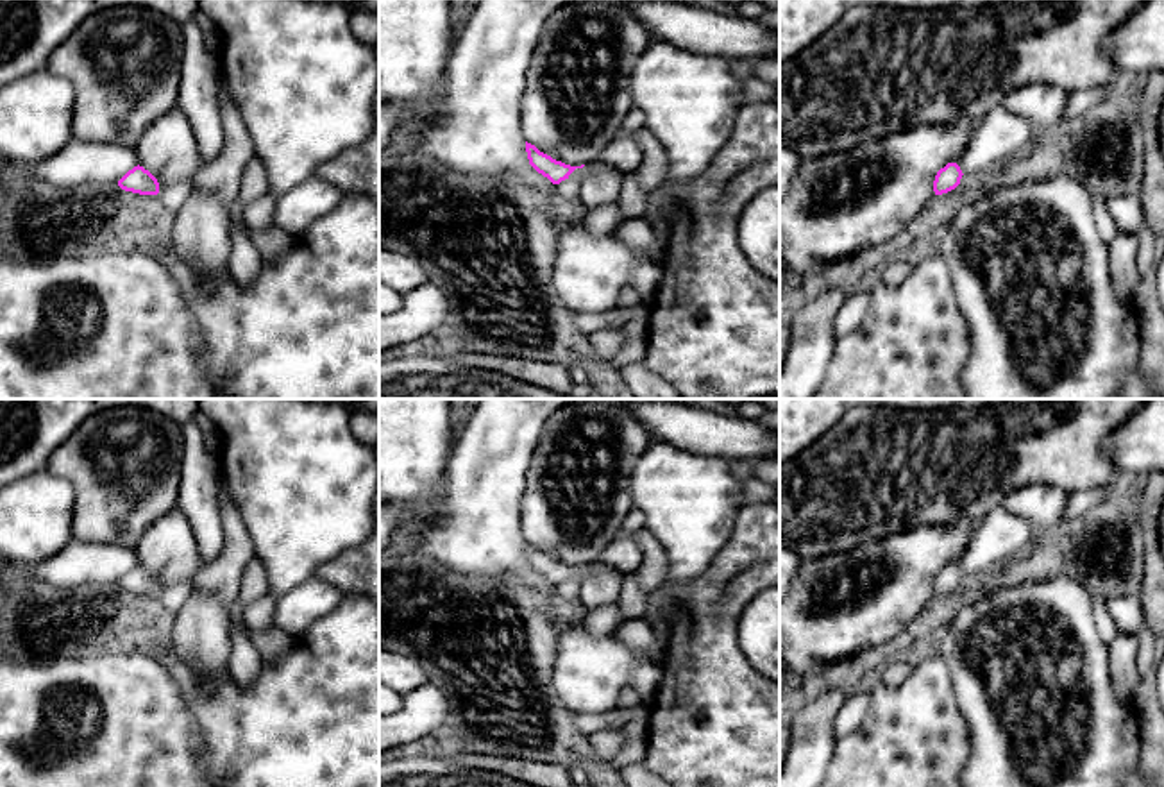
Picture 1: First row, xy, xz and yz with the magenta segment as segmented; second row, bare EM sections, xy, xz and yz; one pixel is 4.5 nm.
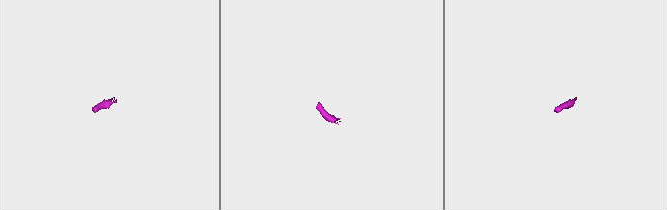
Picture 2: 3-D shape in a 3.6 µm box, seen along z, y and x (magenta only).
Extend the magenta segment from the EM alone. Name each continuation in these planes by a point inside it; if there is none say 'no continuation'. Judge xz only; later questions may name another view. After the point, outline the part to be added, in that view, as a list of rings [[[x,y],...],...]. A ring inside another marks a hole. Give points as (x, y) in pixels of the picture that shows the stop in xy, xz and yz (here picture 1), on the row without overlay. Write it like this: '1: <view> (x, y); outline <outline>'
1: xz (587, 571); outline [[[597,560],[594,563],[585,565],[583,569],[576,569],[569,578],[574,578],[581,583],[583,580],[590,578],[592,574],[603,572],[603,571],[617,571],[617,569]]]

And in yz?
no continuation

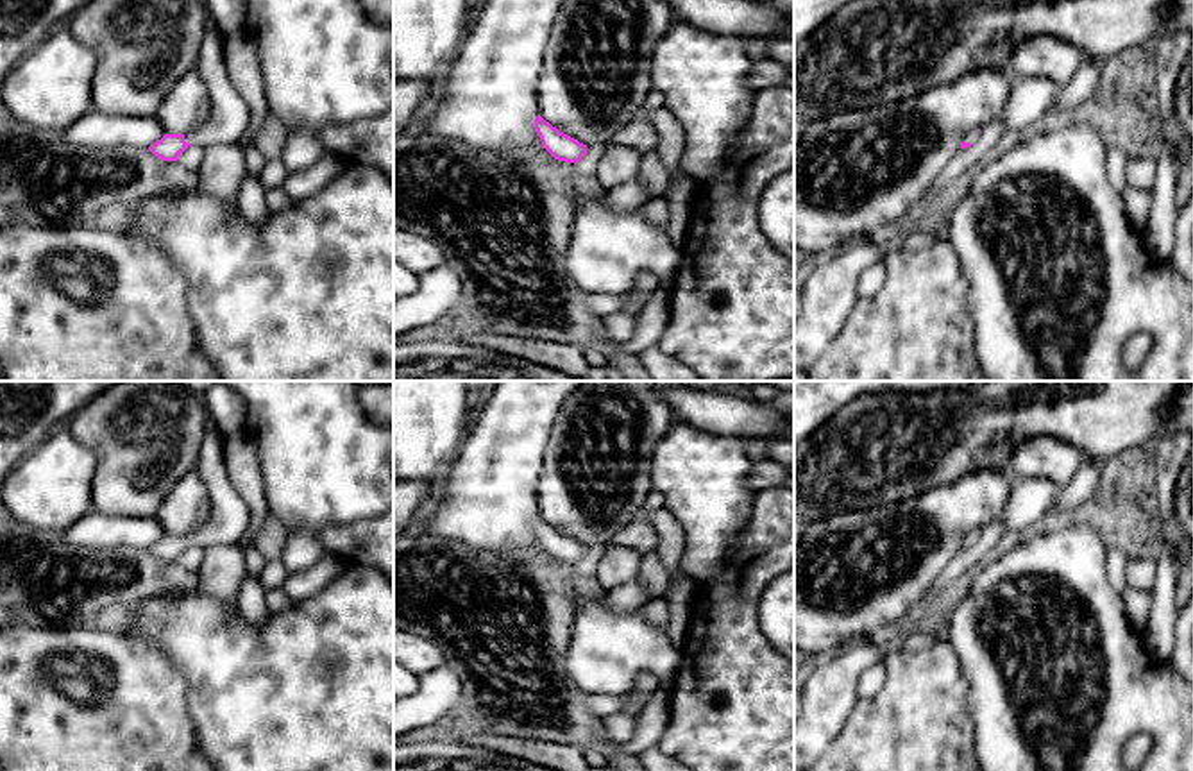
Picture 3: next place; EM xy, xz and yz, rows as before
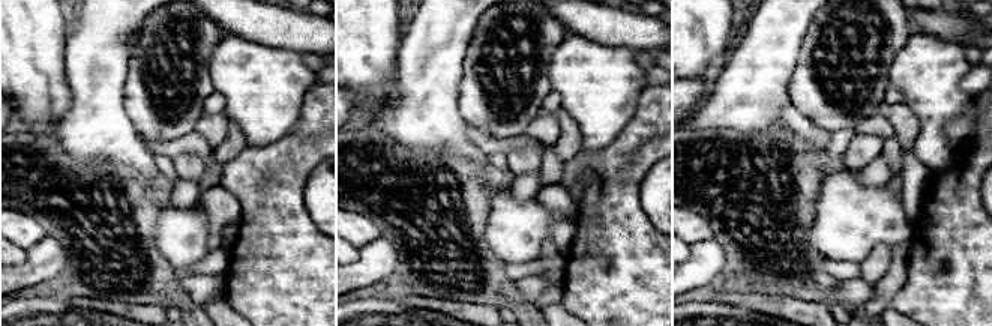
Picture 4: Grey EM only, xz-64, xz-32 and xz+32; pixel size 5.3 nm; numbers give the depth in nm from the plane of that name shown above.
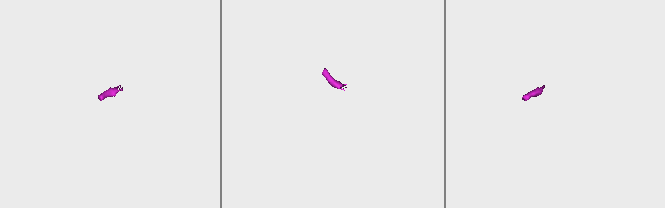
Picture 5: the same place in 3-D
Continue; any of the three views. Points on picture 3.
1: xy (229, 517); outline [[[207,417],[195,470],[207,485],[211,513],[202,528],[184,535],[186,544],[202,549],[220,544],[238,544],[250,524],[250,510],[234,490],[227,474],[224,444],[225,436]]]

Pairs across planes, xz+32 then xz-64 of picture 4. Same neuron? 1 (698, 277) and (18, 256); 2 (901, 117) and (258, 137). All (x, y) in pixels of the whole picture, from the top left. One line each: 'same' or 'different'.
1: different
2: different

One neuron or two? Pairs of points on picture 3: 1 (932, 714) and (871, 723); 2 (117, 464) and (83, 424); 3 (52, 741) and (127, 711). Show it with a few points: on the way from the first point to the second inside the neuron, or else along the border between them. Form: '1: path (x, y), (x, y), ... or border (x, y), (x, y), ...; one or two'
1: path (918, 723), (886, 723); one
2: path (113, 455), (92, 433); one
3: path (70, 727), (90, 727), (109, 712); one

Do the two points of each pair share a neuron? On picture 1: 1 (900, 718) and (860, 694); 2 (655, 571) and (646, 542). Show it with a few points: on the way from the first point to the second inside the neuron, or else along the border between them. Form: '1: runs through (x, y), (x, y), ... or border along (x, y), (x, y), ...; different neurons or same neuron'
1: border along (868, 685), (869, 709), (848, 736); different neurons
2: runs through (653, 564), (651, 550); same neuron

